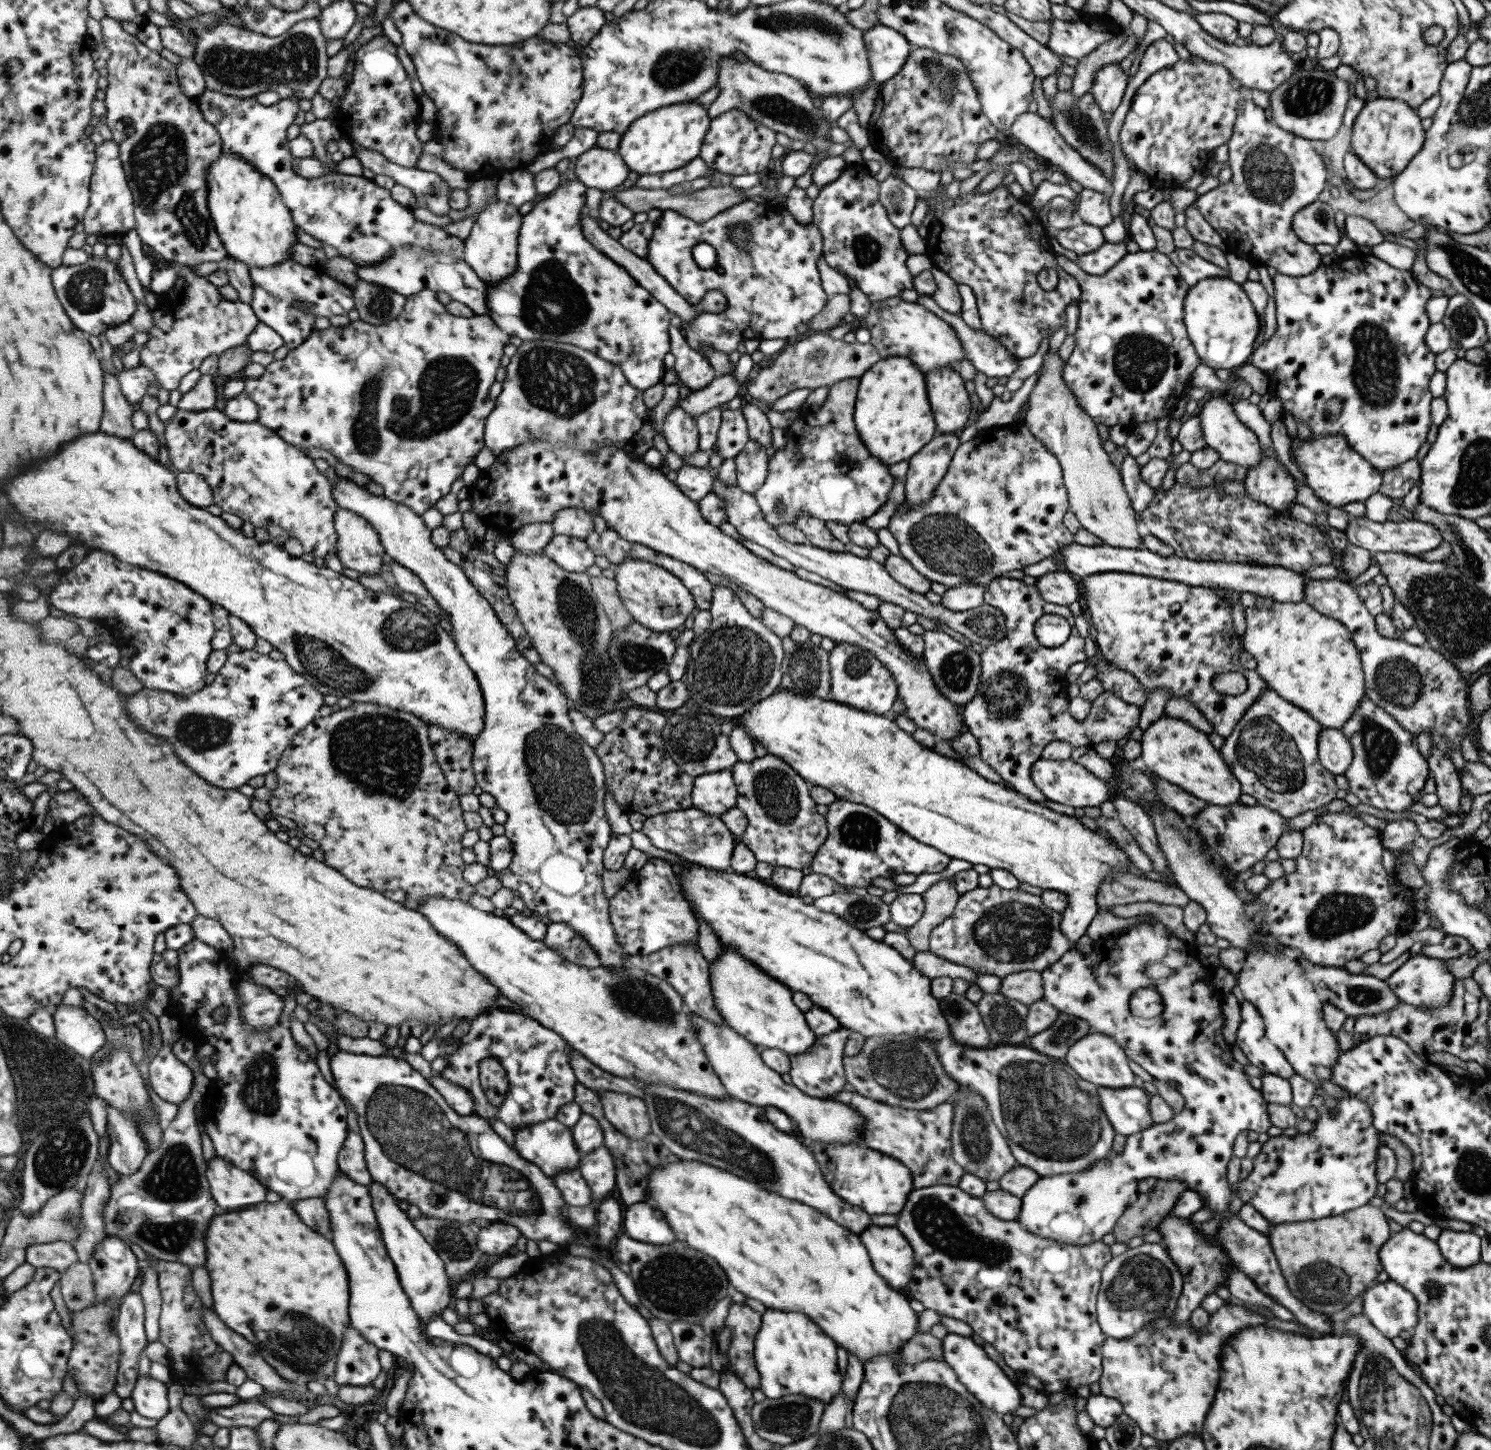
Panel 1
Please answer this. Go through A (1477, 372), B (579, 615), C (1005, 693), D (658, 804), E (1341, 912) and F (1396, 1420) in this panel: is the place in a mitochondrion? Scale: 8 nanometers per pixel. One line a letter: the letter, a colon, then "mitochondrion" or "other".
A: other
B: mitochondrion
C: mitochondrion
D: other
E: mitochondrion
F: mitochondrion

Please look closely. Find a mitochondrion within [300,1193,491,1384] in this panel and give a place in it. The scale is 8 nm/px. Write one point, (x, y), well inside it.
(450, 1239)

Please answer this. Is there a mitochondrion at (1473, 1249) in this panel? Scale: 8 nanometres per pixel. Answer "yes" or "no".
no

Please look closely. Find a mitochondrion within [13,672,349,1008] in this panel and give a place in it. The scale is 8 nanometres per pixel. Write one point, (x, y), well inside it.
(200, 731)

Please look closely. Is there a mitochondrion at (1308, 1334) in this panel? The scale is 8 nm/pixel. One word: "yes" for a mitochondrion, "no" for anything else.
no

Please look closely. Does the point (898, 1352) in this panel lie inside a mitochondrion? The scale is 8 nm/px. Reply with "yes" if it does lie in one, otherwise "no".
no

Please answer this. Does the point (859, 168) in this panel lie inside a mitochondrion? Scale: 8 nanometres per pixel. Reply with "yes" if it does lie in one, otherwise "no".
no

